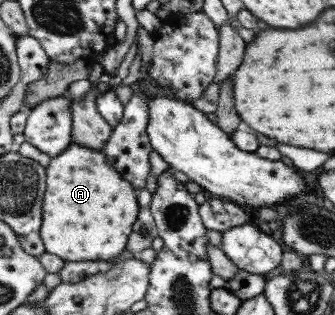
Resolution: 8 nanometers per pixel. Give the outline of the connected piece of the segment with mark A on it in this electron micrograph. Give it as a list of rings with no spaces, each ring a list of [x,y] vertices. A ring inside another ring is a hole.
[[[71,143],[68,146],[68,149],[64,149],[60,155],[56,155],[56,157],[52,157],[50,159],[50,163],[47,166],[47,181],[48,181],[48,193],[46,193],[46,199],[43,199],[43,211],[44,211],[44,231],[41,228],[41,235],[44,235],[43,241],[45,243],[45,247],[47,251],[50,253],[54,253],[54,255],[58,255],[58,257],[62,257],[65,262],[68,261],[115,261],[120,259],[128,247],[128,241],[130,241],[132,233],[134,231],[135,222],[139,221],[139,213],[141,210],[140,205],[138,204],[138,194],[134,185],[128,181],[128,179],[124,179],[124,175],[118,171],[112,163],[108,163],[108,159],[106,159],[106,155],[102,153],[100,150],[95,150],[90,147],[86,147],[80,145],[78,143]]]

